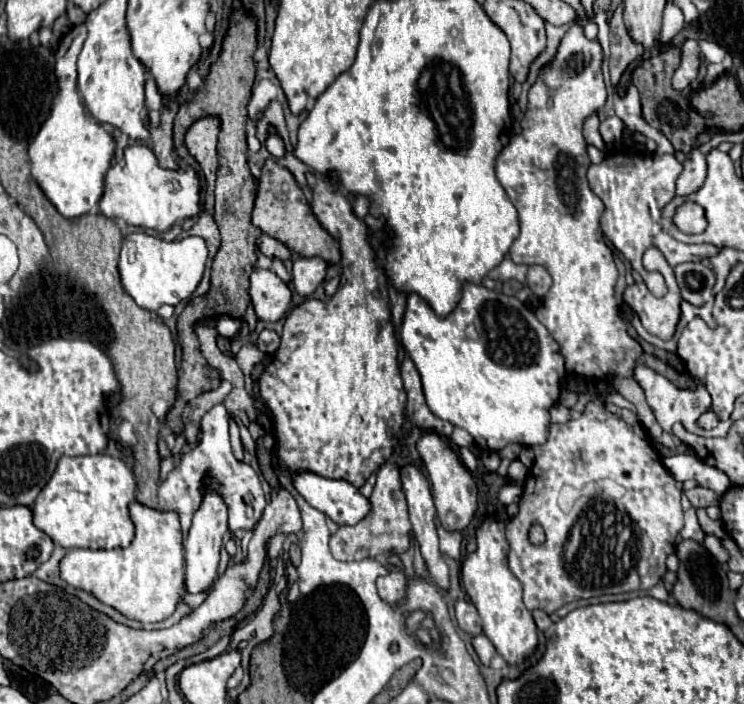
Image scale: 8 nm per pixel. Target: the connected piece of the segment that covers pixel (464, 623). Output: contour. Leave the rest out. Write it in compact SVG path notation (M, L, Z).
M458 600L458 602L454 604L454 608L456 608L458 626L460 626L462 630L466 630L466 632L472 634L472 636L476 636L476 634L482 632L482 620L480 620L478 610L476 610L476 606L474 606L472 602Z

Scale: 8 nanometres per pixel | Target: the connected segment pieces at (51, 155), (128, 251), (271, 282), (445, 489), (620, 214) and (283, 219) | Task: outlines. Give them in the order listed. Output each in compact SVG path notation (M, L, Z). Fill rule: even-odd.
M74 26L58 44L56 68L58 74L58 94L54 96L50 114L28 148L32 162L32 176L46 194L46 198L58 208L66 218L78 218L92 208L96 208L100 196L104 194L104 174L112 164L114 156L114 136L106 132L90 114L86 112L78 88L76 88L76 60L86 40L86 26Z
M132 232L122 242L118 268L122 286L134 298L134 302L146 310L158 310L162 304L176 306L180 300L188 300L192 296L198 282L202 280L206 258L206 242L198 236L166 242L146 232Z
M256 268L250 274L250 298L260 320L276 322L290 306L290 288L272 270Z
M426 432L416 442L416 448L418 448L420 458L424 460L424 470L432 482L434 504L438 510L440 524L448 530L464 530L470 524L470 520L474 518L474 512L478 508L478 502L476 502L478 488L476 488L472 474L466 470L466 466L462 464L460 456L454 452L454 448L450 448L450 442L436 432Z
M614 154L604 158L600 166L590 164L588 182L590 190L602 198L604 214L600 220L604 236L630 260L636 272L644 274L642 254L654 246L658 248L670 266L682 262L698 262L702 258L710 258L718 252L712 244L684 244L666 234L662 230L662 208L674 198L674 184L682 172L682 164L674 158L674 154L638 154L636 158L628 158L624 154Z
M266 160L262 166L262 176L258 178L258 192L252 212L252 224L260 228L264 234L280 240L300 256L320 256L326 262L340 262L338 242L320 226L316 216L312 214L310 204L300 186L296 184L292 172L288 168L282 168L276 160Z

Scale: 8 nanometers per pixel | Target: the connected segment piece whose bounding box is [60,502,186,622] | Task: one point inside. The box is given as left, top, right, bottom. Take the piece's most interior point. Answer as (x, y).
(145, 581)

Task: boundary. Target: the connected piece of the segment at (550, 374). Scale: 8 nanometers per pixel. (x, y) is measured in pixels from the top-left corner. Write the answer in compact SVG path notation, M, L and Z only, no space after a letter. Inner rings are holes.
M466 282L456 308L442 318L410 292L400 340L406 352L412 352L428 408L468 430L480 448L502 450L510 442L524 446L546 442L548 410L558 402L564 358L550 332L518 298ZM474 328L478 338L468 336Z

